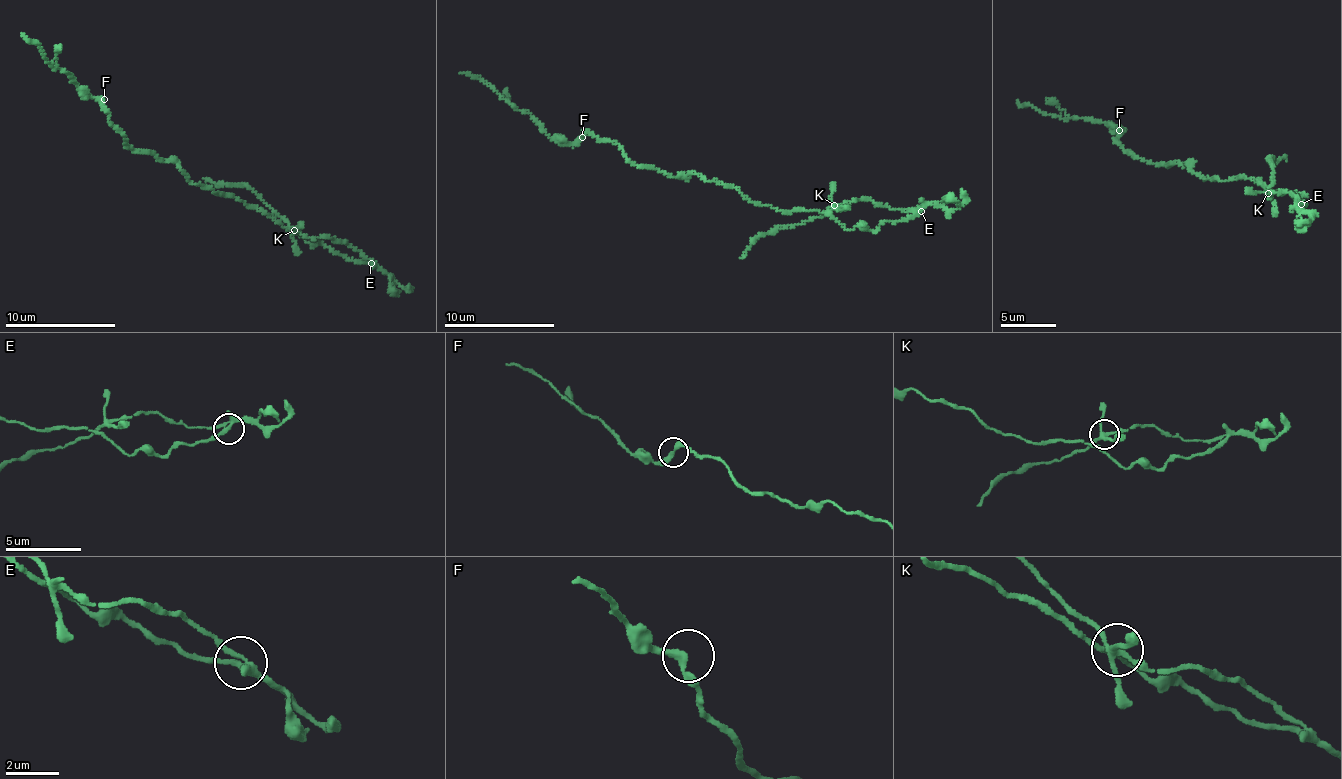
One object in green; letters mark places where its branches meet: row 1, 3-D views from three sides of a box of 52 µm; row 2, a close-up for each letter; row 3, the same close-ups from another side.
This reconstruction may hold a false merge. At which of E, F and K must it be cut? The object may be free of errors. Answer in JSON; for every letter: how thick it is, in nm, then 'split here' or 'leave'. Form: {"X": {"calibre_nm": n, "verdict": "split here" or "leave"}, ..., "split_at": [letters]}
{"E": {"calibre_nm": 240, "verdict": "leave"}, "F": {"calibre_nm": 240, "verdict": "leave"}, "K": {"calibre_nm": 200, "verdict": "leave"}, "split_at": []}

